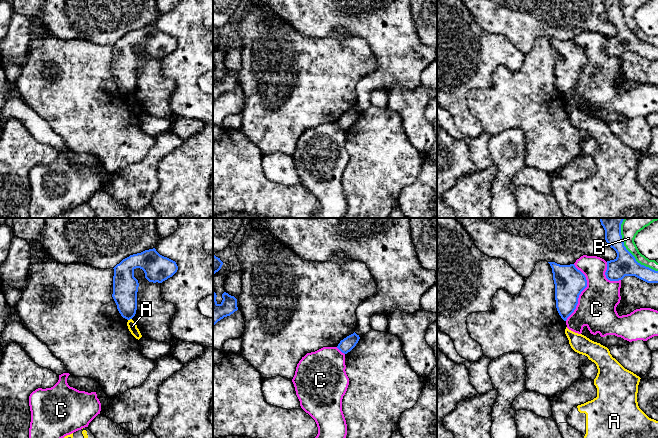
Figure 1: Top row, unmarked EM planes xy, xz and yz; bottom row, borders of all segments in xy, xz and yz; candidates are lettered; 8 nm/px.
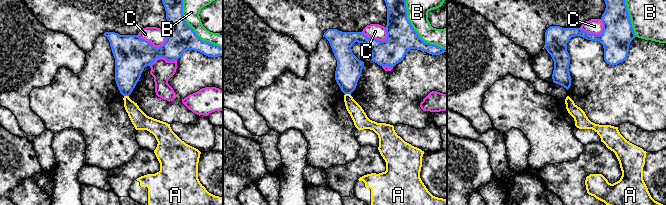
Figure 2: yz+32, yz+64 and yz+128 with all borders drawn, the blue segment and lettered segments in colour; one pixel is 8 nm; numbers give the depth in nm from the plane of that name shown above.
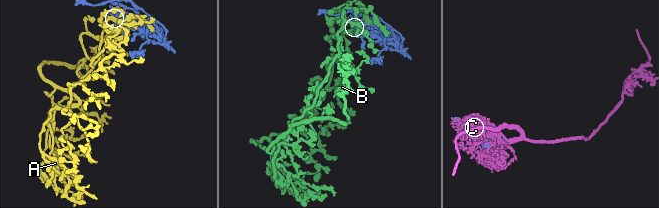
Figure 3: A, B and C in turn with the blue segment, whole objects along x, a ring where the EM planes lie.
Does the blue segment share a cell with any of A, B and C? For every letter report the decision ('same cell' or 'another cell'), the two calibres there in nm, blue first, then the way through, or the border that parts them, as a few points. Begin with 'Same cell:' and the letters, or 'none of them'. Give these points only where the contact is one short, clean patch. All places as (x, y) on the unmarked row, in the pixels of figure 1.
Same cell: none of them
A: another cell; calibres 200 and 70 nm
B: another cell; calibres 190 and 130 nm
C: another cell; calibres 240 and 320 nm

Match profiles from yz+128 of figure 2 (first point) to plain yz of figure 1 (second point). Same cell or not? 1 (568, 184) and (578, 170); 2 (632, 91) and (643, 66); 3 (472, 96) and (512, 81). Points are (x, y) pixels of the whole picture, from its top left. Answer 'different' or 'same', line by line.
1: same
2: same
3: different

